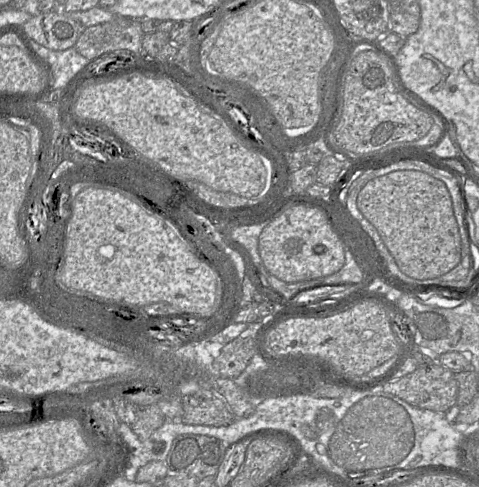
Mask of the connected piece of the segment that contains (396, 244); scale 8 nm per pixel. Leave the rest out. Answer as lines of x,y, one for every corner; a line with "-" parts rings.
398,170
368,181
357,197
364,217
378,230
398,268
417,280
434,280
461,261
461,237
446,185
422,171

